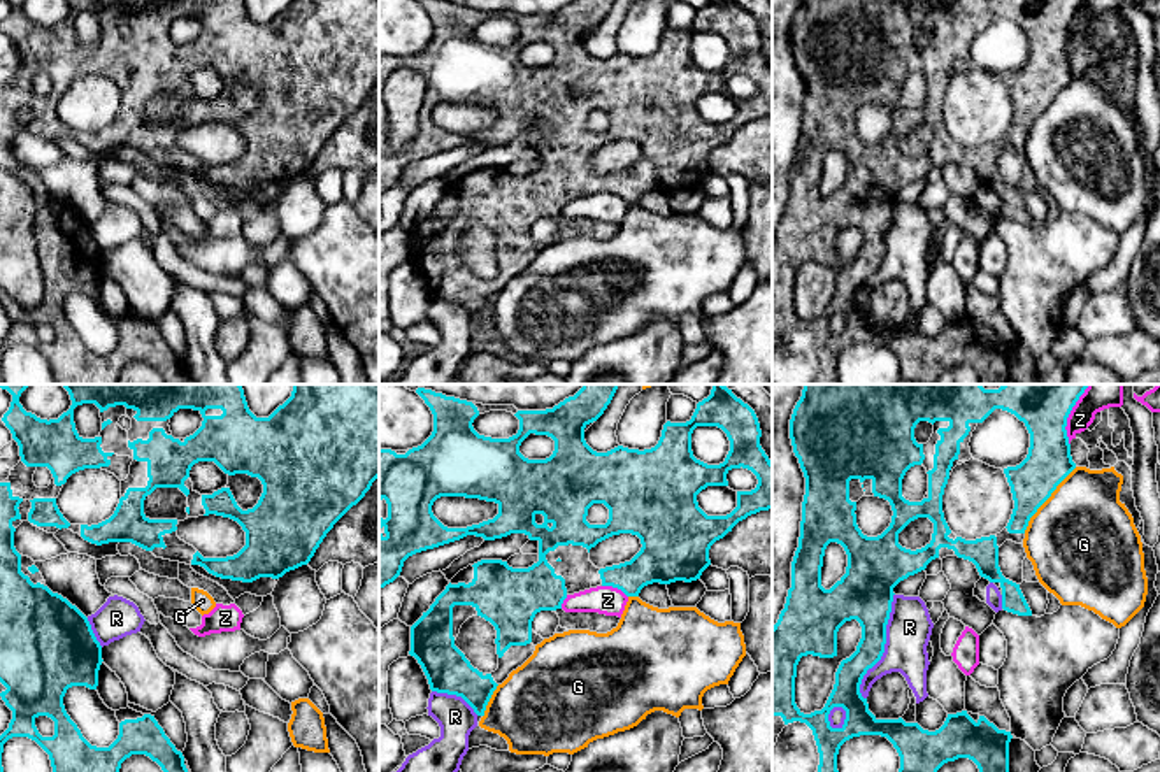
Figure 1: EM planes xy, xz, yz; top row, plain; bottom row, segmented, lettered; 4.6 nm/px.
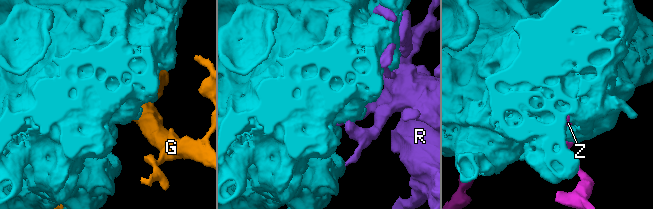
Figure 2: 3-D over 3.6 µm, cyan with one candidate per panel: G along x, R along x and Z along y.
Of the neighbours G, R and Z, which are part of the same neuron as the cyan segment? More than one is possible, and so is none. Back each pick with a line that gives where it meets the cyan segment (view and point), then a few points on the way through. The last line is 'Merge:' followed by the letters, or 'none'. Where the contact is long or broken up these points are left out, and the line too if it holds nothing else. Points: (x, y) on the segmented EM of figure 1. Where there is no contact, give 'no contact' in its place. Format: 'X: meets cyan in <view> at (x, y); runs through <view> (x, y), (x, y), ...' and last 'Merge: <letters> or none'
Merge: none

